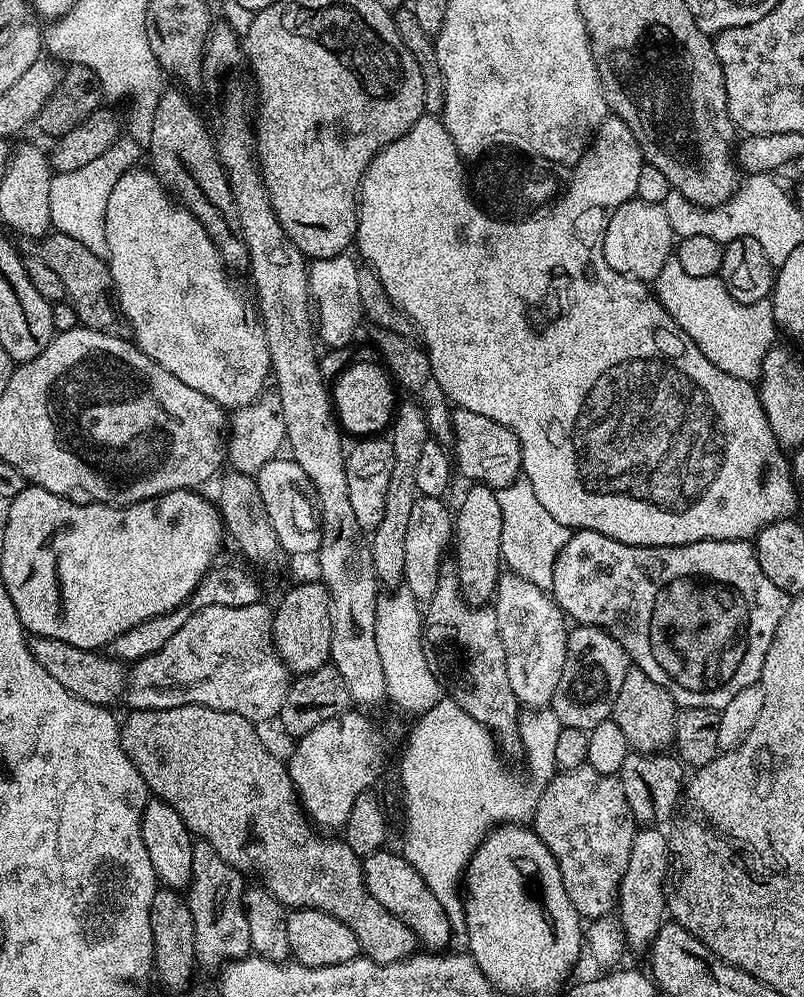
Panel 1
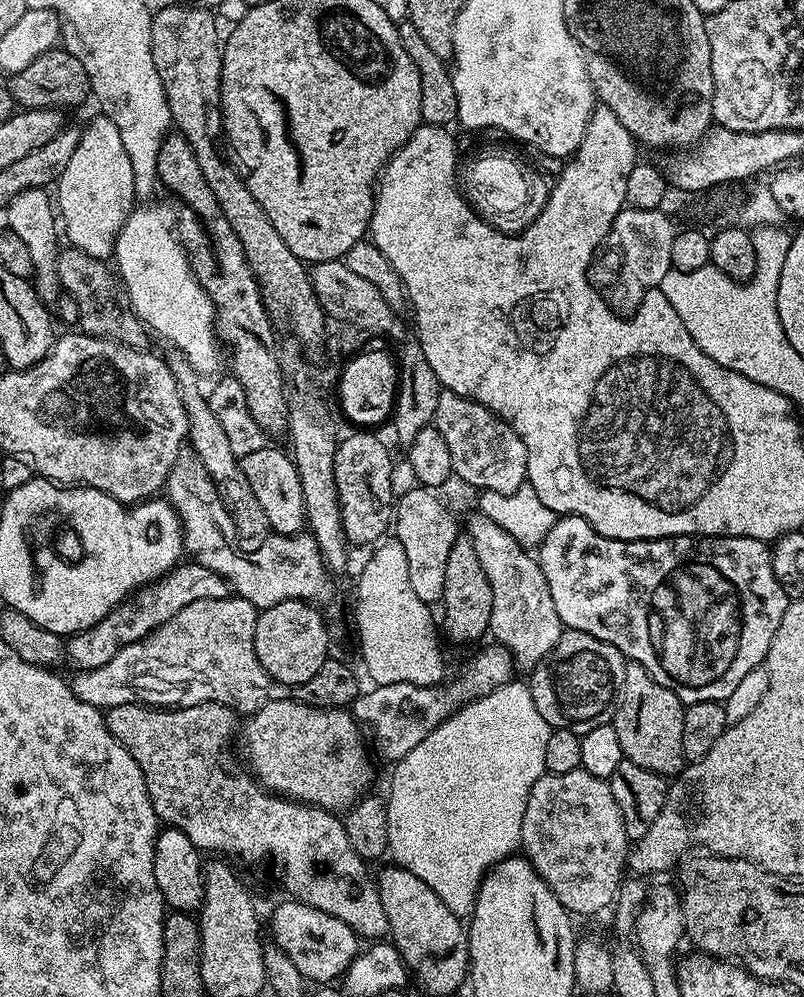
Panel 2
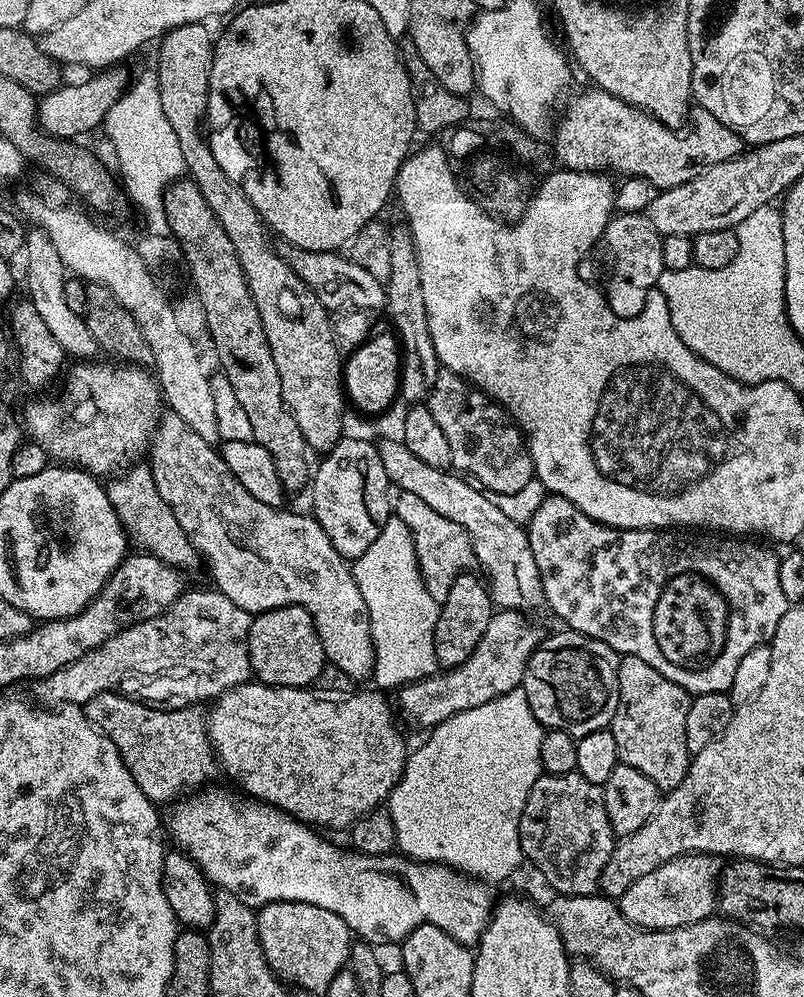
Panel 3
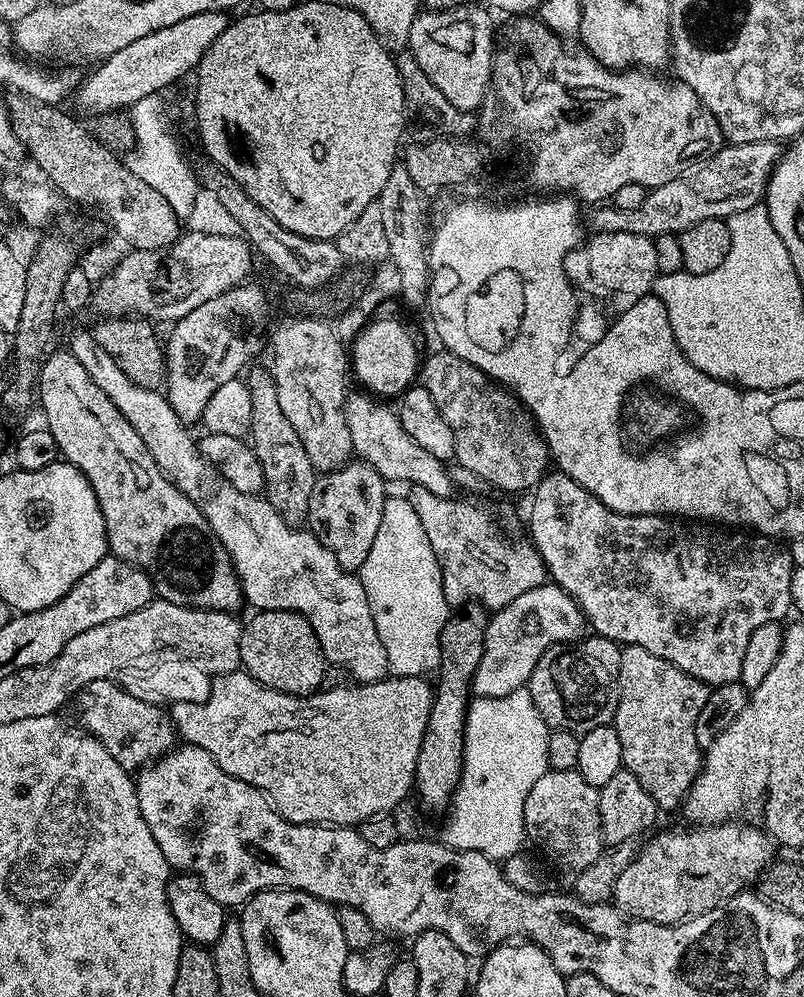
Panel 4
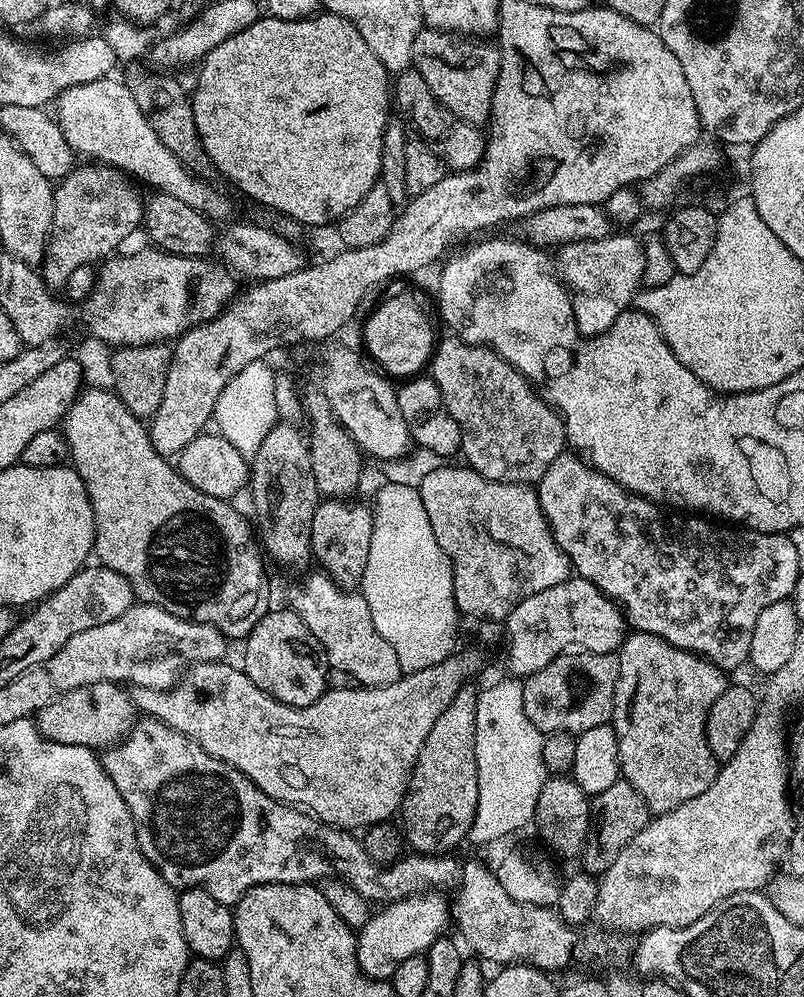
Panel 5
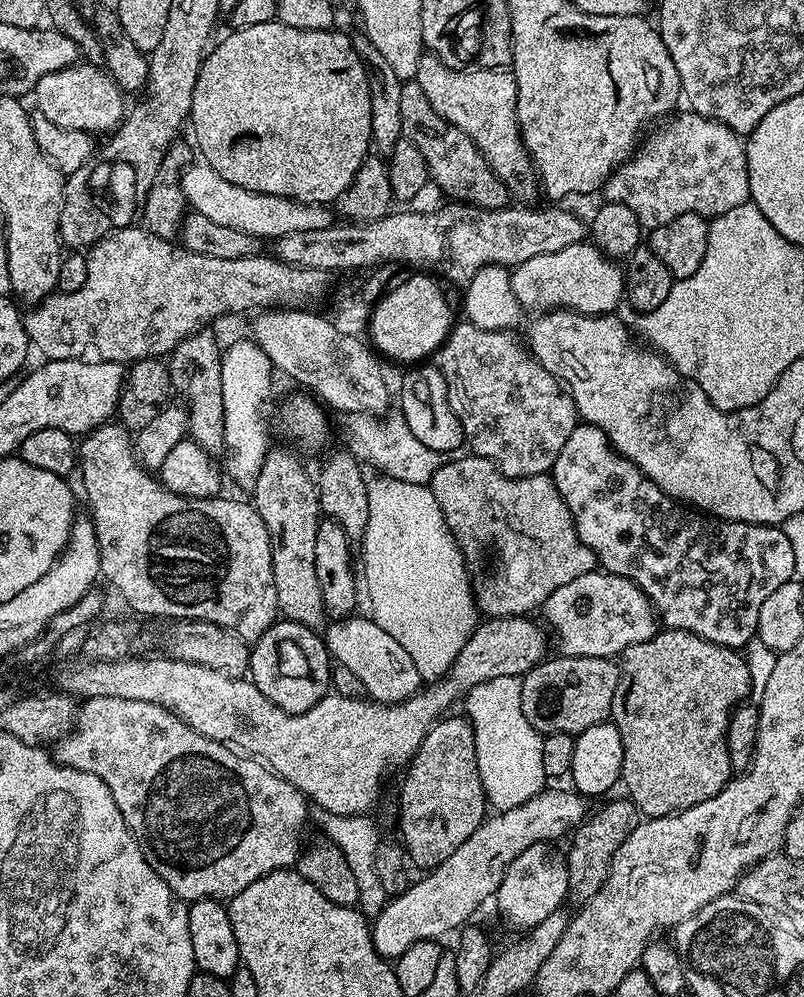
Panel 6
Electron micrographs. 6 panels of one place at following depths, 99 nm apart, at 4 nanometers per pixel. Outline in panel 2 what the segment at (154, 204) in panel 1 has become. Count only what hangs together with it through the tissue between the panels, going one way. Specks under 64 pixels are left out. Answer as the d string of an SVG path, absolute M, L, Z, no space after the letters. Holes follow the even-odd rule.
M139 207L132 210L115 238L114 268L122 279L123 289L125 286L128 290L133 310L166 343L173 344L190 367L205 374L214 371L220 364L216 311L206 290L192 273L192 263L188 261L183 244L169 225L168 228L152 212Z

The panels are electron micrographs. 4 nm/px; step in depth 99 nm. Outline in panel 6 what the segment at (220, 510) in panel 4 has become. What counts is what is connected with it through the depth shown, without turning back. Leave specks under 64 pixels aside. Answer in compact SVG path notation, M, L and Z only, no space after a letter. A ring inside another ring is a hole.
M353 614L327 625L323 637L329 657L336 664L347 666L377 704L397 704L410 699L422 687L422 677L418 674L418 666L414 666L414 658L410 658L410 654L406 654L406 650L402 650L402 646L398 646L398 642L394 642L375 620L360 615Z

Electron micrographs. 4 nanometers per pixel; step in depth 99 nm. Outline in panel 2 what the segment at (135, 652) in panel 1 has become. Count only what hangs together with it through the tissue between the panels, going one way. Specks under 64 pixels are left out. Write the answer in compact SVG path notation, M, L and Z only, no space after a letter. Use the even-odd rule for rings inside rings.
M181 562L171 568L165 576L136 589L117 608L110 610L110 614L106 614L102 622L67 637L64 656L73 664L73 669L82 672L89 672L98 666L106 666L106 662L110 662L120 650L146 638L158 626L170 622L170 618L174 618L178 610L186 610L190 602L198 602L206 598L229 598L229 596L228 583L221 576L206 570L206 566L201 564Z

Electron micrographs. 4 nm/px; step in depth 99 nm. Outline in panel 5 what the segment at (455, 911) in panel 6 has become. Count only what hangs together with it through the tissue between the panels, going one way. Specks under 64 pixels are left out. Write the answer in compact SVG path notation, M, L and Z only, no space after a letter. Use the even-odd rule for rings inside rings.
M436 890L416 892L402 900L388 902L384 908L373 911L364 928L359 929L356 938L356 957L360 970L372 980L391 981L394 970L406 958L427 953L435 940L441 939L450 928L450 900Z

